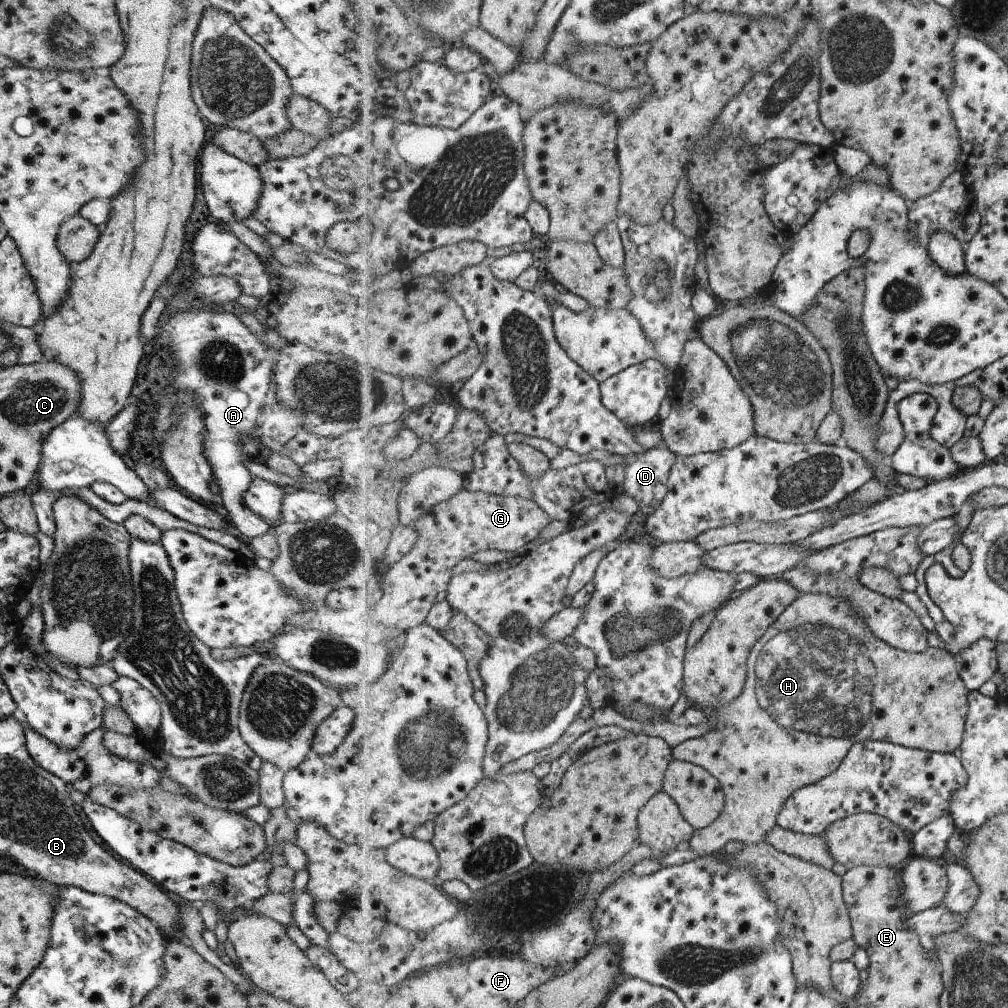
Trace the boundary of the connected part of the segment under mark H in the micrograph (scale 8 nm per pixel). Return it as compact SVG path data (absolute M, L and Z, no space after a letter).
M801 594L785 613L777 620L775 624L768 630L768 636L763 636L752 647L749 659L747 659L747 678L745 679L744 692L735 698L733 702L717 708L710 714L709 718L714 722L714 728L707 732L704 736L697 739L690 739L683 742L680 746L673 748L674 759L679 761L689 761L700 765L707 769L713 776L721 782L721 786L725 792L725 808L721 815L711 826L703 829L695 829L693 839L689 843L689 848L695 850L700 857L708 855L716 855L722 852L723 846L727 842L733 840L743 843L744 846L751 846L751 844L761 844L761 842L768 842L775 846L781 852L787 852L791 856L819 864L827 870L833 868L835 864L834 859L829 853L829 846L827 840L822 835L812 836L805 835L791 830L785 830L778 824L778 817L781 810L785 808L787 800L801 788L810 786L824 779L837 768L841 767L845 758L852 752L855 744L873 741L888 741L895 745L908 747L909 749L920 749L928 752L939 753L958 753L961 744L965 737L965 722L969 715L969 690L965 686L963 678L961 678L960 669L958 668L956 658L945 649L930 647L924 652L911 653L895 648L891 644L887 644L885 640L874 636L873 632L867 628L865 620L859 618L853 610L853 606L843 600L843 598L833 598L829 594Z

